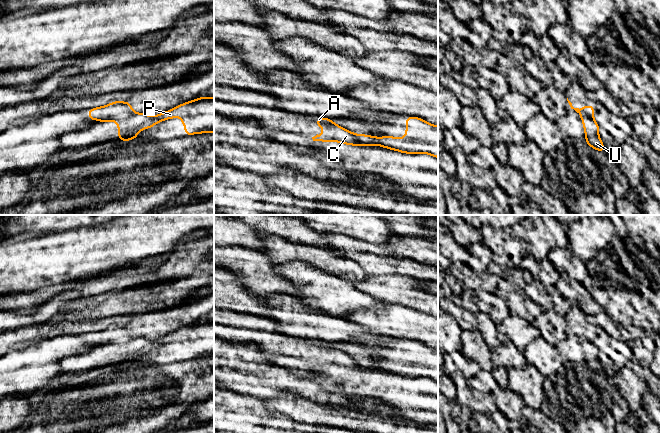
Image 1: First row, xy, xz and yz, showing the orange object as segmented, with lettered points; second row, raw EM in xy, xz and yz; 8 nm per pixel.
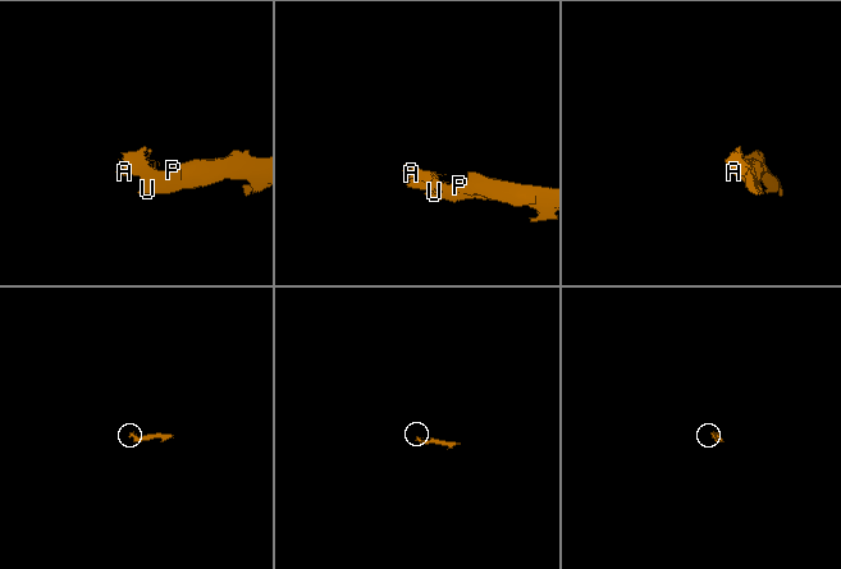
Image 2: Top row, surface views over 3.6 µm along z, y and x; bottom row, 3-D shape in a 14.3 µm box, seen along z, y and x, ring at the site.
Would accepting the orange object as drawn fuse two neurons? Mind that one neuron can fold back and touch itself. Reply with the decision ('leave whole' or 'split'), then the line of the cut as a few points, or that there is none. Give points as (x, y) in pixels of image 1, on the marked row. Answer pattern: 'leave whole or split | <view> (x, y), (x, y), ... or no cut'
split | xy (138, 113), (119, 123)

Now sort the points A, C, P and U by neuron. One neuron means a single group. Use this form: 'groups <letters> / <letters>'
groups A C / P U

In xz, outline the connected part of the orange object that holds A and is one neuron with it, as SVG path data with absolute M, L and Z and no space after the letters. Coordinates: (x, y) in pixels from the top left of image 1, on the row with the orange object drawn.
M317 117L316 120L317 129L324 126L325 132L322 131L322 135L319 137L318 134L312 137L313 141L321 142L340 142L347 145L360 146L355 139L355 134L347 129L344 129L337 124L335 124L330 118L323 119L322 117Z

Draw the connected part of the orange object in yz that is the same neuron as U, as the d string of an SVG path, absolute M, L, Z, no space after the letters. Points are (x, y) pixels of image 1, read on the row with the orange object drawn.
M582 116L581 119L584 125L584 131L586 133L585 140L589 147L592 147L600 152L606 152L606 148L600 140L600 136L598 134L598 123L593 118L586 116Z

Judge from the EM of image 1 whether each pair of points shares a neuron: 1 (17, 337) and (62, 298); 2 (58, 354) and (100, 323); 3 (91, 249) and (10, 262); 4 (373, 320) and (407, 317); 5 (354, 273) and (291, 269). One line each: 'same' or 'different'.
1: different
2: different
3: same
4: same
5: different

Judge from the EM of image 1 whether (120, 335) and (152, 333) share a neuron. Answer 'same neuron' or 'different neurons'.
same neuron

